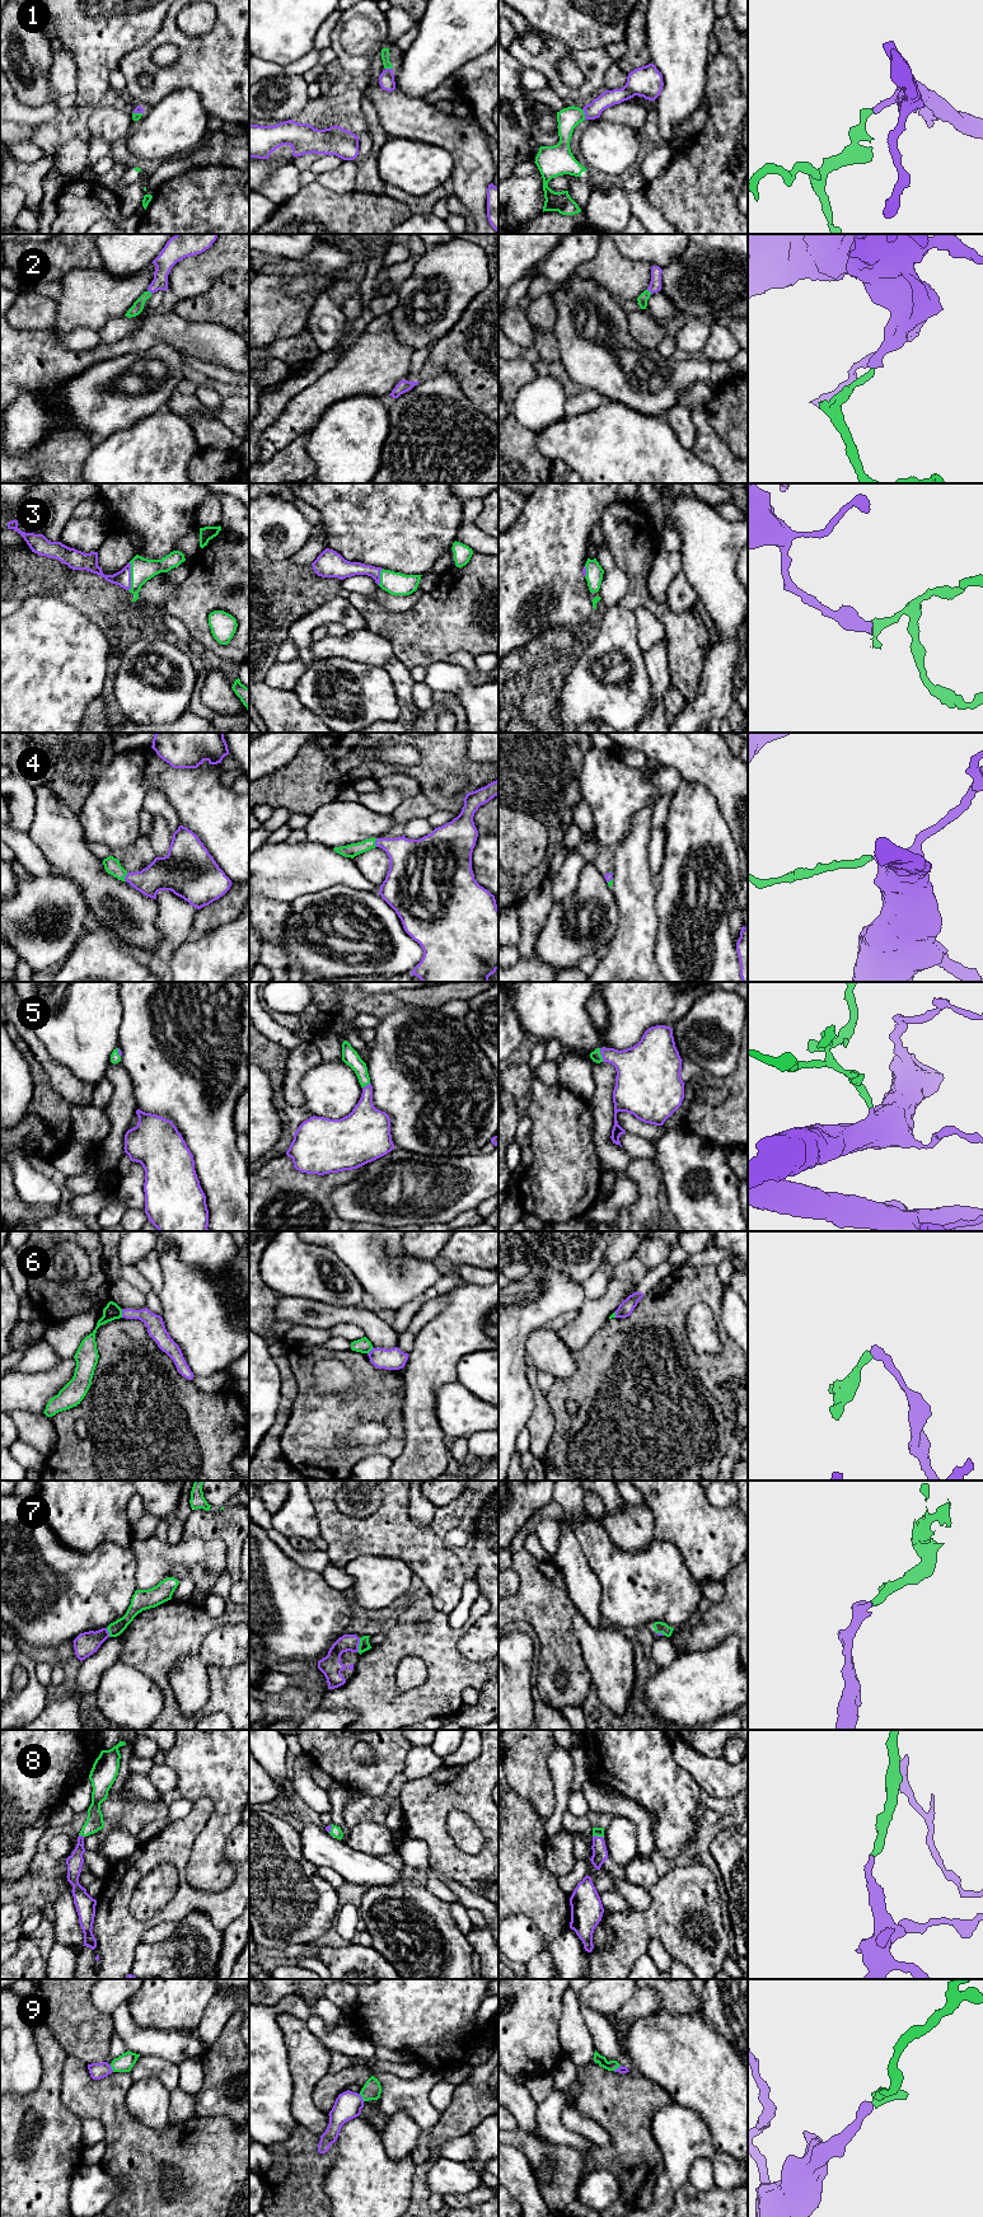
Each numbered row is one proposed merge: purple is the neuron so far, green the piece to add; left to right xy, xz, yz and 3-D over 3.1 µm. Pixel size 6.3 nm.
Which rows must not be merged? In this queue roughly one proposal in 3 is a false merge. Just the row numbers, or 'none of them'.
6

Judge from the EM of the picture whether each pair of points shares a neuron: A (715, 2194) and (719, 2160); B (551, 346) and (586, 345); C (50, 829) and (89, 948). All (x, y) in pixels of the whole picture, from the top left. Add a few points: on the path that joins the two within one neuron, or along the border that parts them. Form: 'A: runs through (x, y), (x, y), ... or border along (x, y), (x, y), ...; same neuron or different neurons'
A: border along (716, 2184), (722, 2188), (734, 2188); different neurons
B: border along (551, 332), (556, 338), (560, 360); different neurons
C: border along (92, 921), (106, 924), (118, 936); different neurons

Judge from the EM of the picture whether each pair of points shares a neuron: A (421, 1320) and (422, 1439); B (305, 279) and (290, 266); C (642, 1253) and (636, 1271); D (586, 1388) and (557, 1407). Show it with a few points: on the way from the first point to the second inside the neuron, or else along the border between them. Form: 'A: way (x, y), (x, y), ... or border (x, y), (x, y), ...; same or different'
A: border (443, 1308), (416, 1334); different
B: border (303, 261), (305, 266), (293, 276); different
C: border (633, 1256), (647, 1268); different
D: way (579, 1388), (572, 1388), (561, 1399); same

